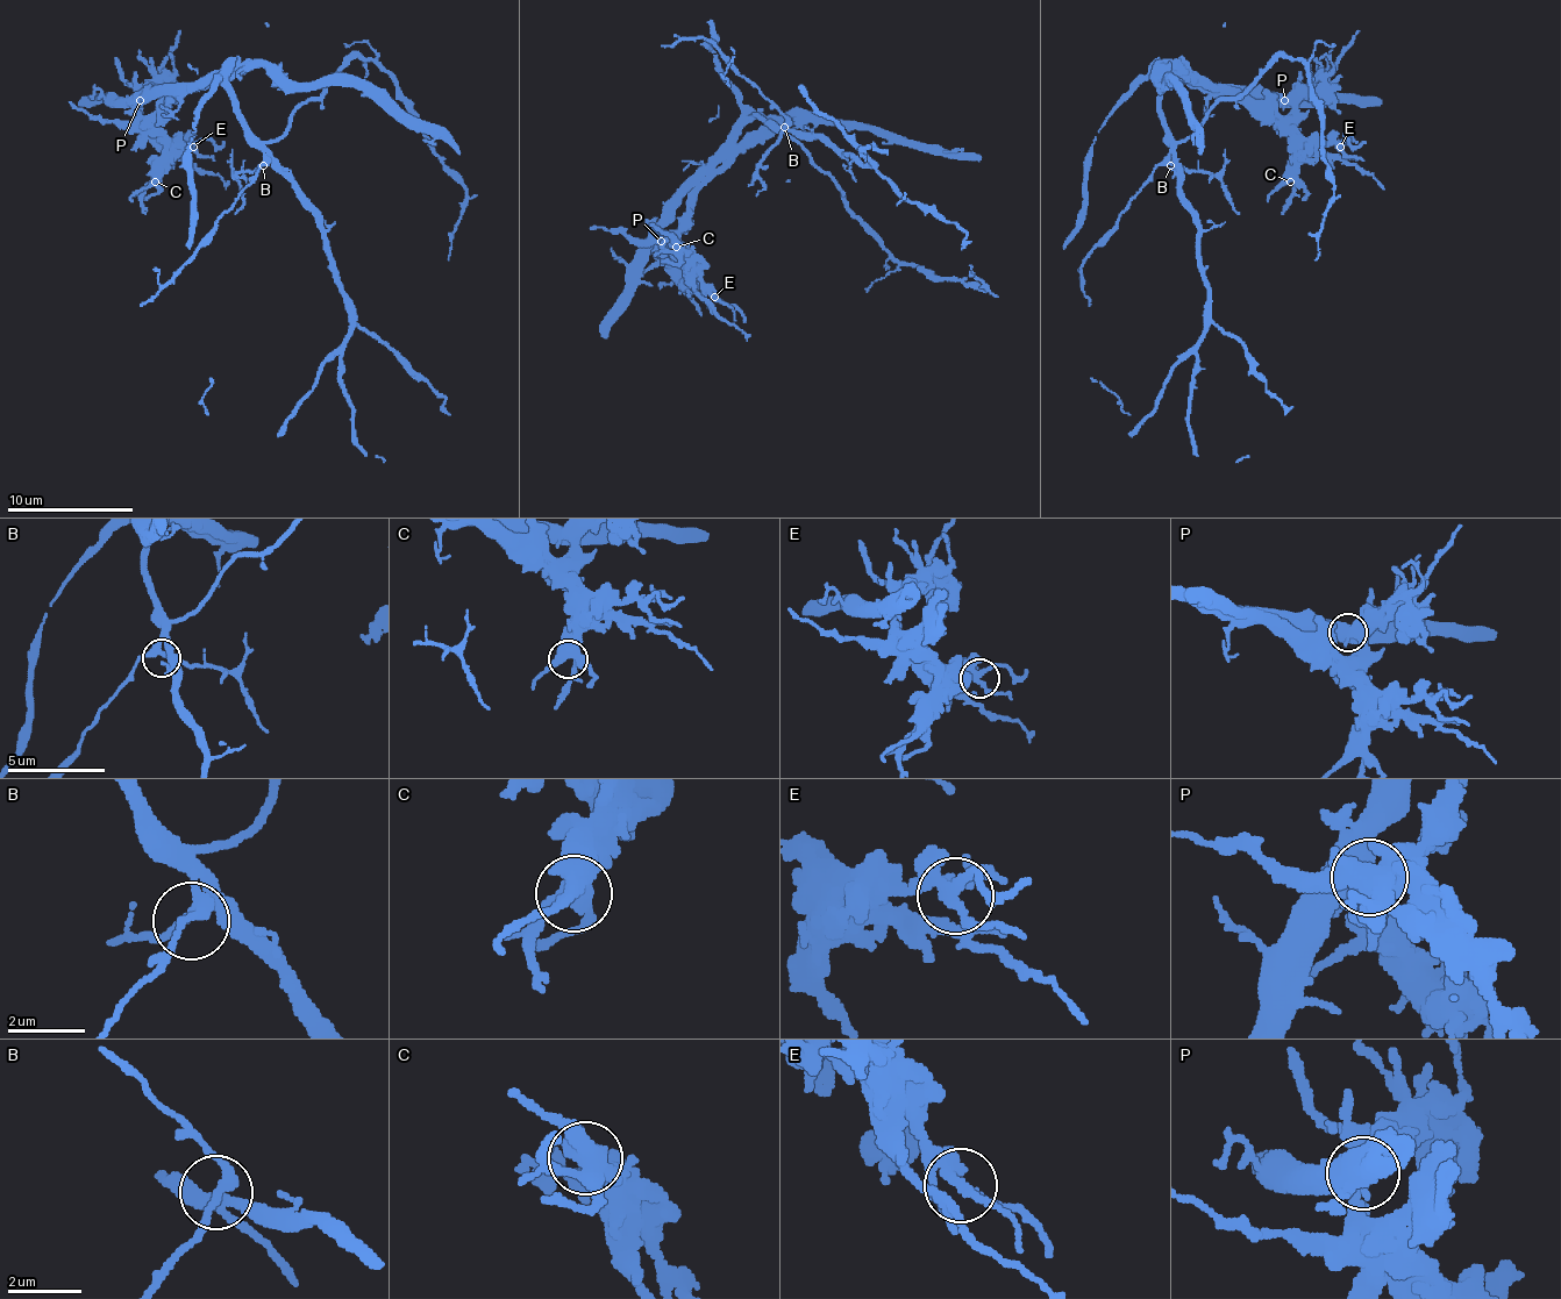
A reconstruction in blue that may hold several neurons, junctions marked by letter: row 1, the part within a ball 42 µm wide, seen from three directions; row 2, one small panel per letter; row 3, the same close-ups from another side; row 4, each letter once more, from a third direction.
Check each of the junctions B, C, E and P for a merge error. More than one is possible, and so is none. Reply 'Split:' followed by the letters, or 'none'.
Split: P

